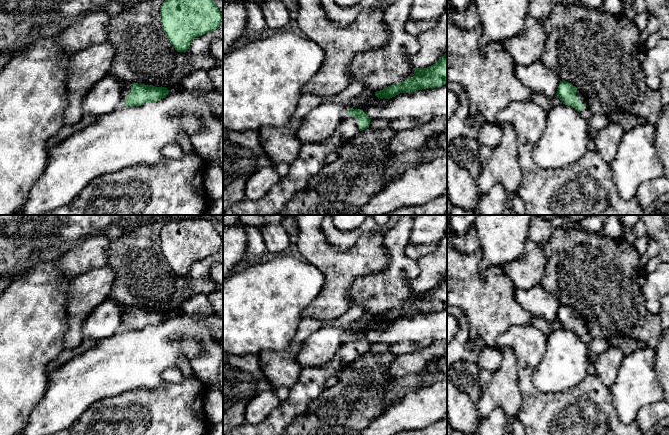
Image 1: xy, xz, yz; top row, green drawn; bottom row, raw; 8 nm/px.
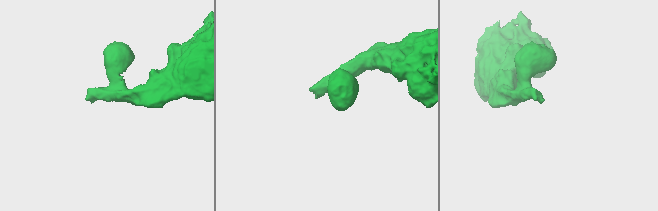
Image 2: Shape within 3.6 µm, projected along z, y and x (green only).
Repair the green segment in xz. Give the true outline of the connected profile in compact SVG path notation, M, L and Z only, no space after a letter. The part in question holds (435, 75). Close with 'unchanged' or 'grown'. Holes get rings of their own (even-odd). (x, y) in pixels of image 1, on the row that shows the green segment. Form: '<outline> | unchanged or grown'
M447 54L427 68L414 68L414 74L413 77L408 77L399 84L376 91L375 96L380 99L390 99L400 93L413 93L416 90L445 85L447 83Z | unchanged

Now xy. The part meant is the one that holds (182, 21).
M165 0L160 19L175 50L186 52L193 39L219 27L222 14L213 0Z | unchanged

